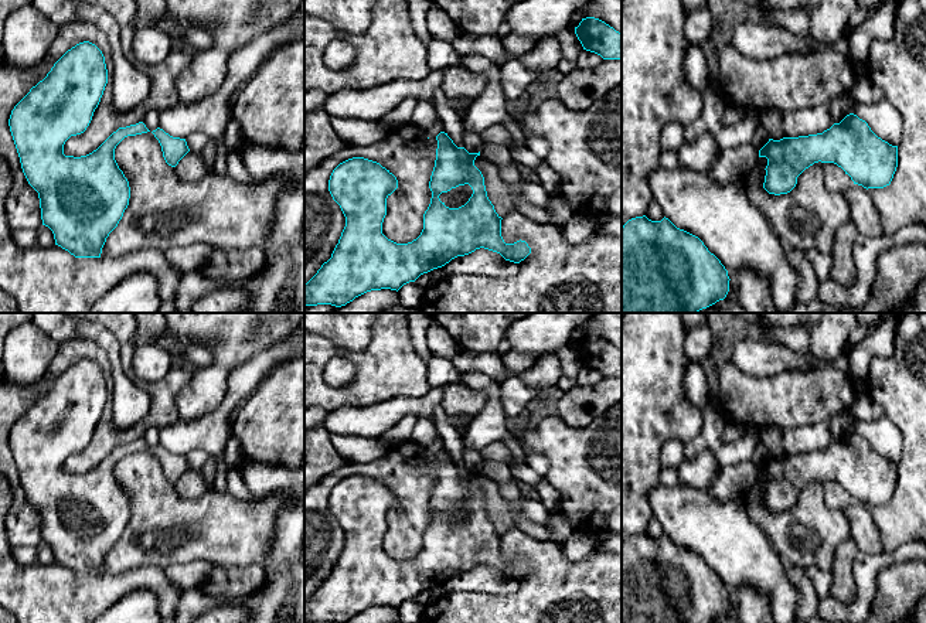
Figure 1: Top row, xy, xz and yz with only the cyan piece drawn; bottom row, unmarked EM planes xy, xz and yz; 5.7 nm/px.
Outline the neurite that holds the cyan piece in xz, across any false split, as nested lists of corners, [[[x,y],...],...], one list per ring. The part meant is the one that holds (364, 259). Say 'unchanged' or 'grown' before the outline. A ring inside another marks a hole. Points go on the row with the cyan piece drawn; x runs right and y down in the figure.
unchanged | [[[440,132],[436,140],[436,160],[429,181],[430,204],[423,214],[421,235],[408,244],[396,244],[382,234],[387,198],[398,188],[398,180],[389,170],[364,157],[348,159],[333,170],[328,191],[345,217],[345,227],[331,258],[304,285],[304,306],[331,304],[341,307],[371,290],[391,289],[398,292],[404,285],[415,282],[421,275],[442,268],[452,259],[469,255],[480,248],[497,252],[505,261],[514,263],[520,263],[531,253],[531,248],[525,241],[504,242],[501,236],[503,218],[488,200],[484,177],[474,166],[480,152],[469,153],[464,147],[457,147],[445,132]],[[464,184],[469,184],[473,190],[464,205],[449,208],[440,201],[439,195],[442,193]]]

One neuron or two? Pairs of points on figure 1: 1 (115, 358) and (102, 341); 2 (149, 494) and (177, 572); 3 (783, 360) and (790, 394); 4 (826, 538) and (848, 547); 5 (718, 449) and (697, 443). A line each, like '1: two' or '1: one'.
1: one
2: two
3: two
4: two
5: one

